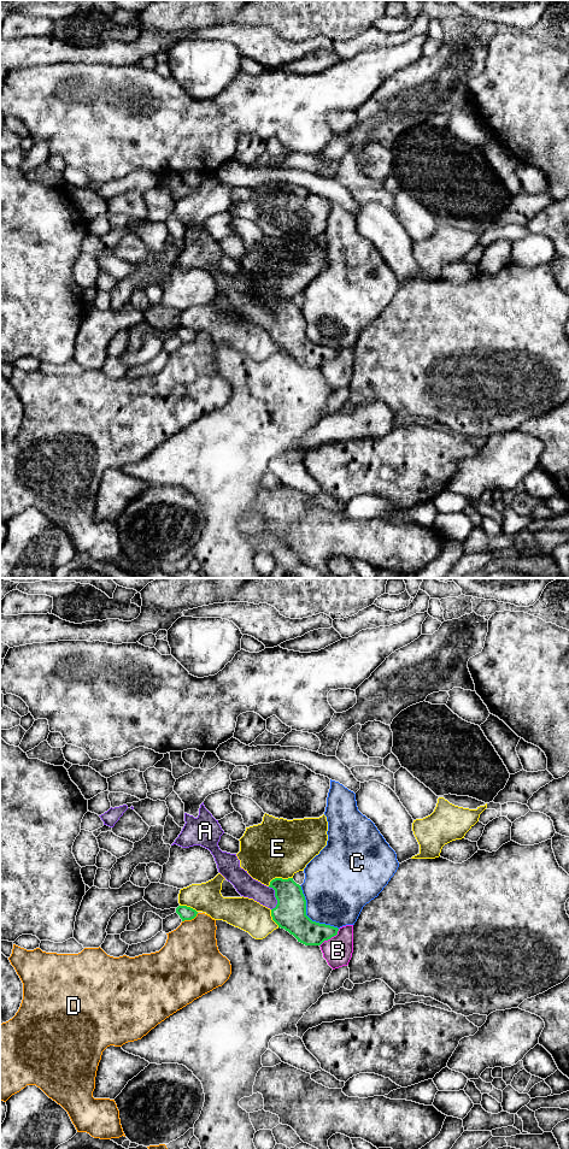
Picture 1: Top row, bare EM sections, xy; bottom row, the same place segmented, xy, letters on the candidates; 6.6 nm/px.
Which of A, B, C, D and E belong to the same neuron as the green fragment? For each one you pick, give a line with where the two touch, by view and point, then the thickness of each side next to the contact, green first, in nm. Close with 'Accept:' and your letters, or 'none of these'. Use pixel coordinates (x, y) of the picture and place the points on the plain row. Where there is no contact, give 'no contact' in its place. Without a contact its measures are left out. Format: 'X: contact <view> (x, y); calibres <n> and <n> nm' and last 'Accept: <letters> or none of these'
A: contact xy (275, 318); calibres 220 and 140 nm
Accept: A

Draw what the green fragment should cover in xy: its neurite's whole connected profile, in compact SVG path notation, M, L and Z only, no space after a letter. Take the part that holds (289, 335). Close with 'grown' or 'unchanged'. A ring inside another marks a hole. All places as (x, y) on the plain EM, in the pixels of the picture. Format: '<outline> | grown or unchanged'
M200 226L199 237L194 240L184 235L184 248L171 266L182 270L201 267L211 273L218 294L230 304L236 313L271 331L272 342L278 349L293 357L305 367L321 367L324 363L338 357L339 350L312 343L306 337L306 322L301 308L293 300L275 300L266 308L253 301L247 293L240 289L236 276L222 273L218 269L224 255L218 242Z | grown

